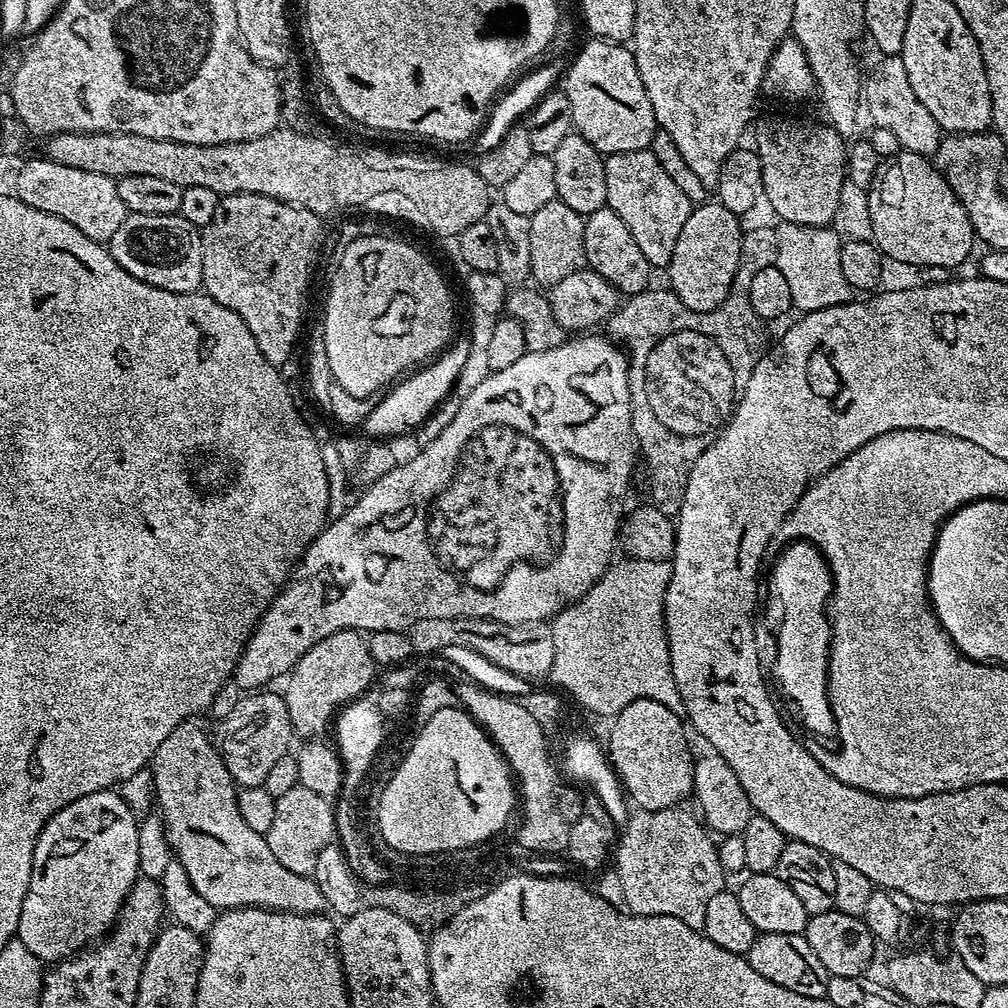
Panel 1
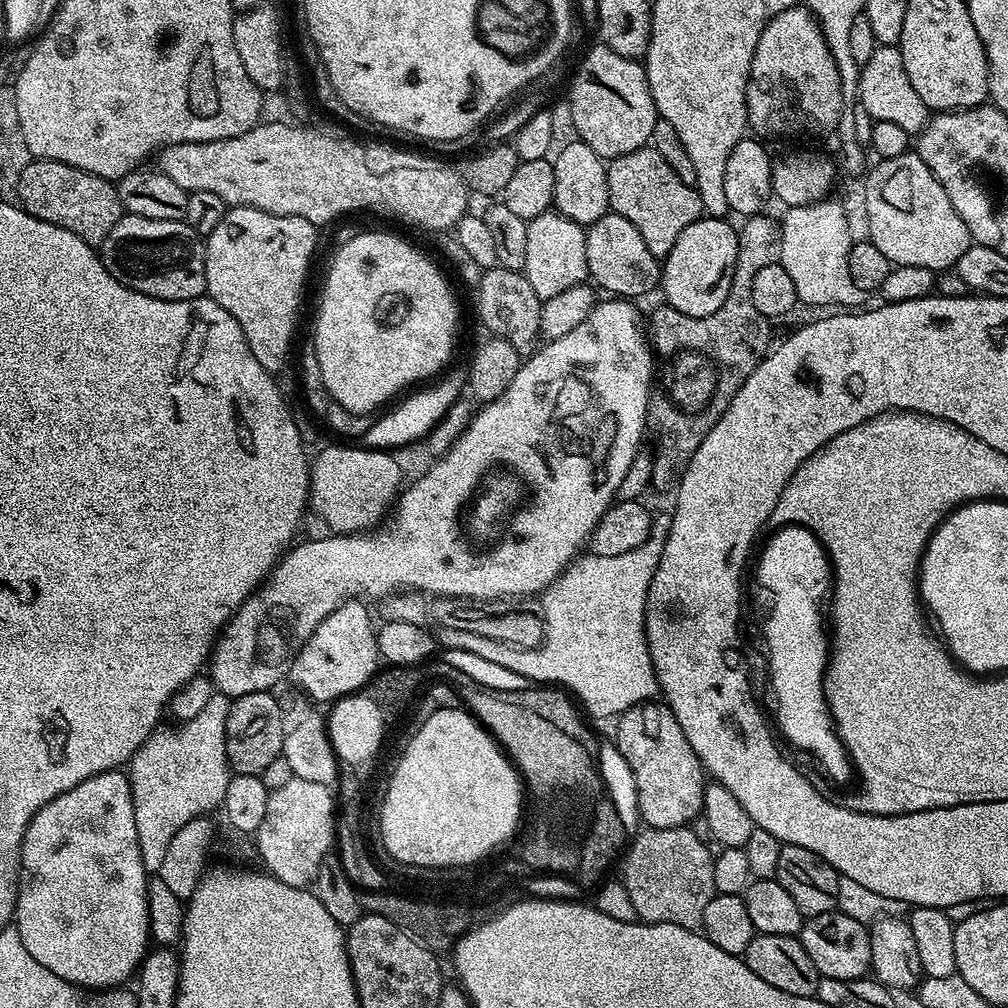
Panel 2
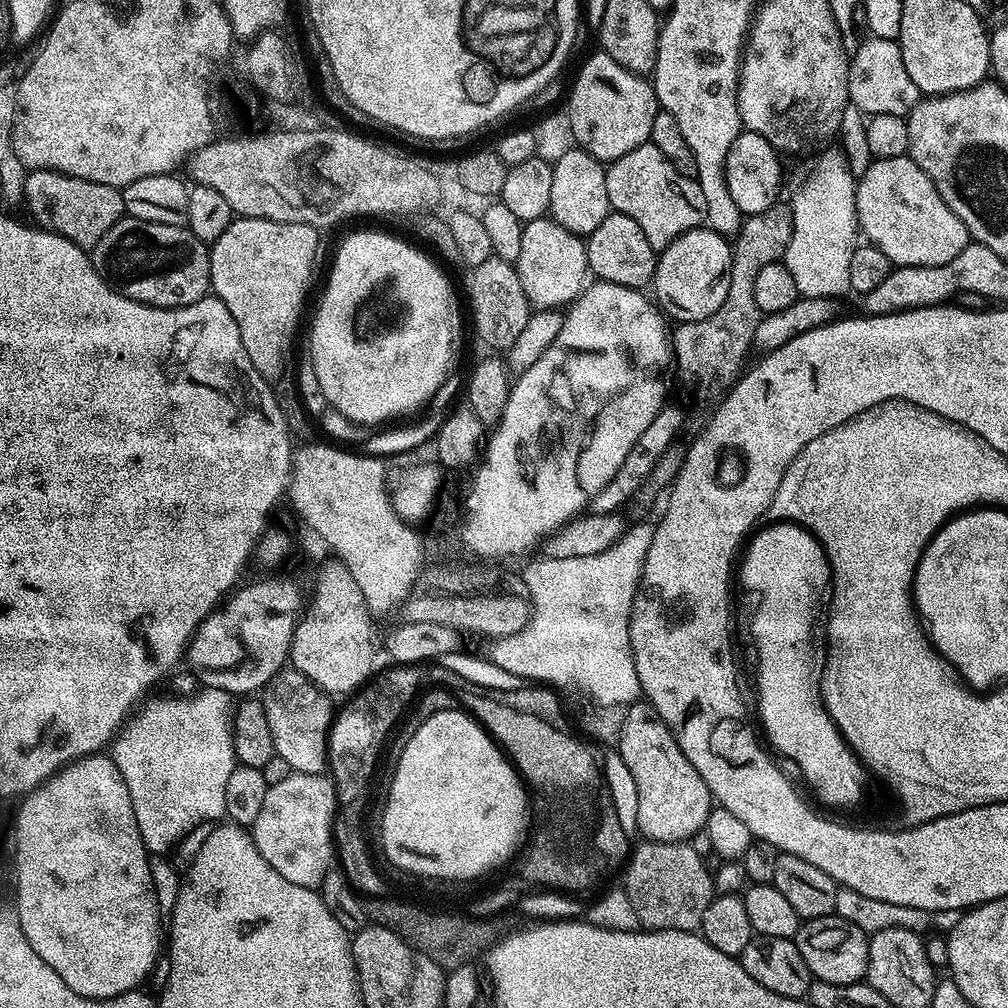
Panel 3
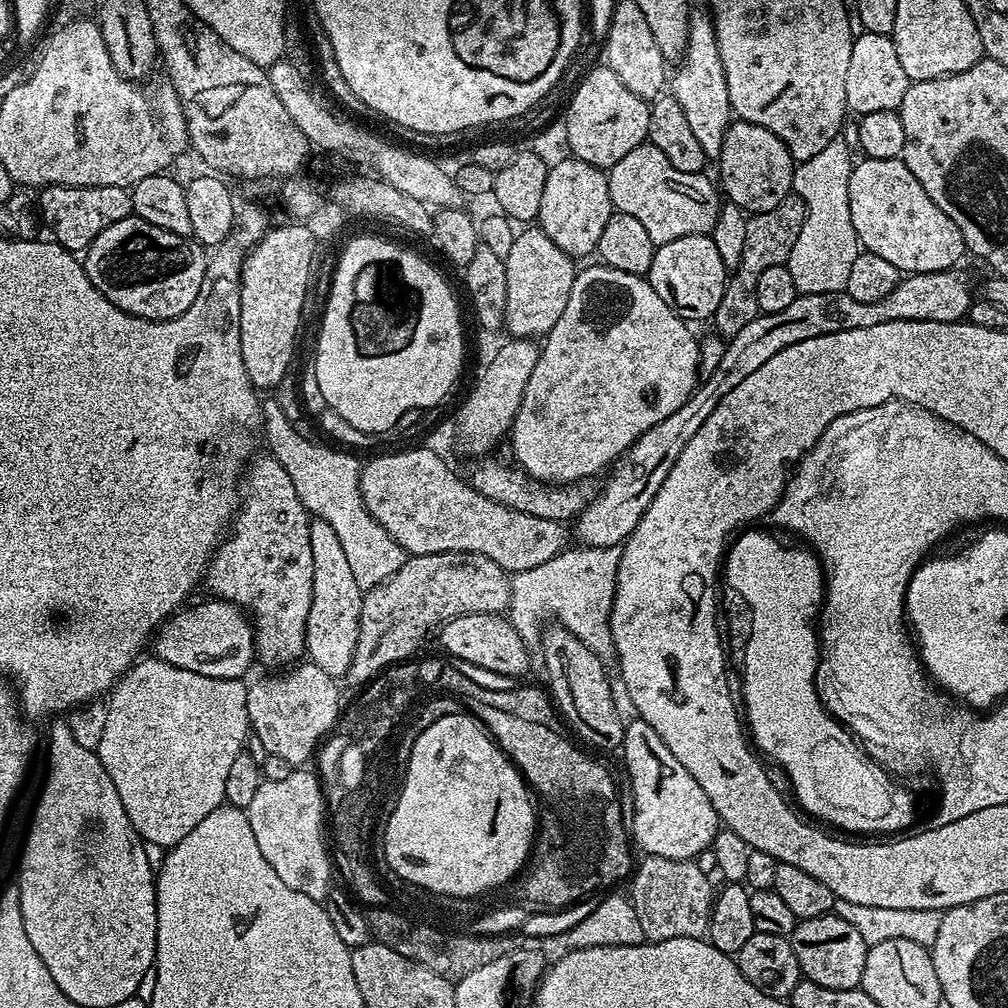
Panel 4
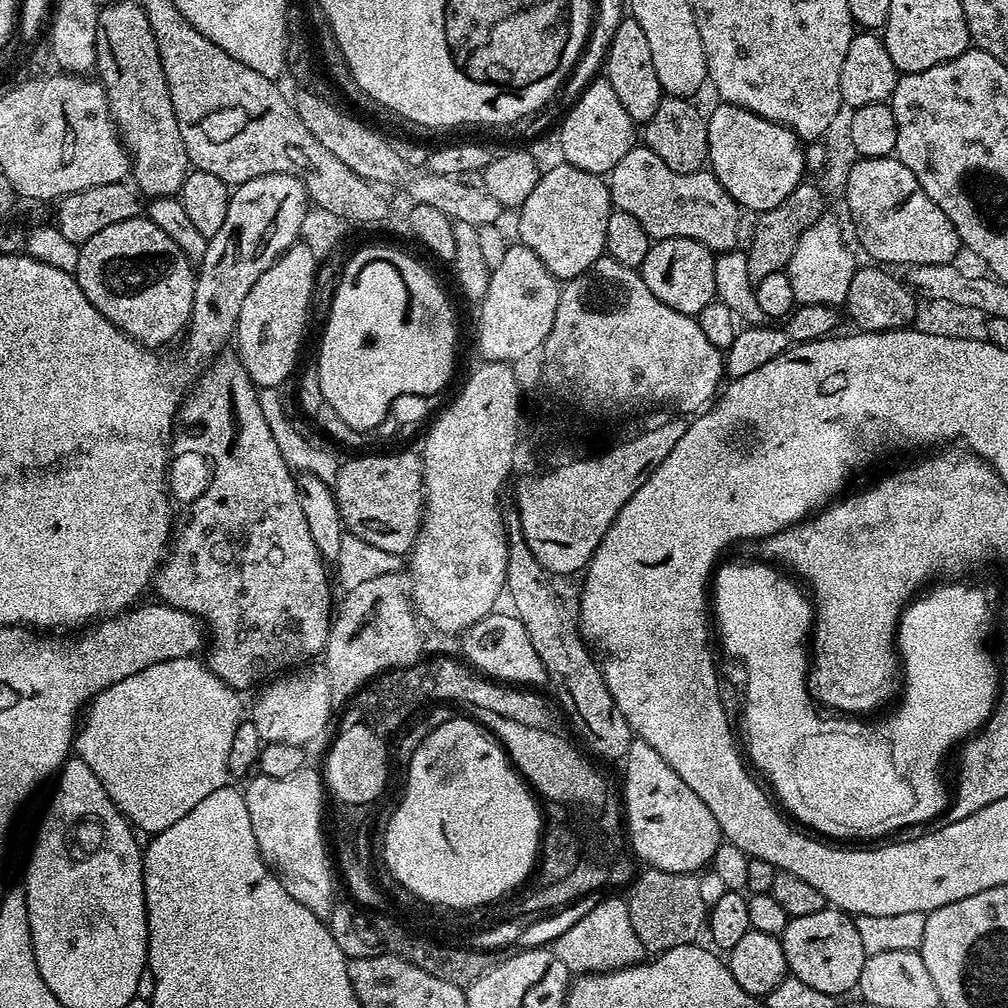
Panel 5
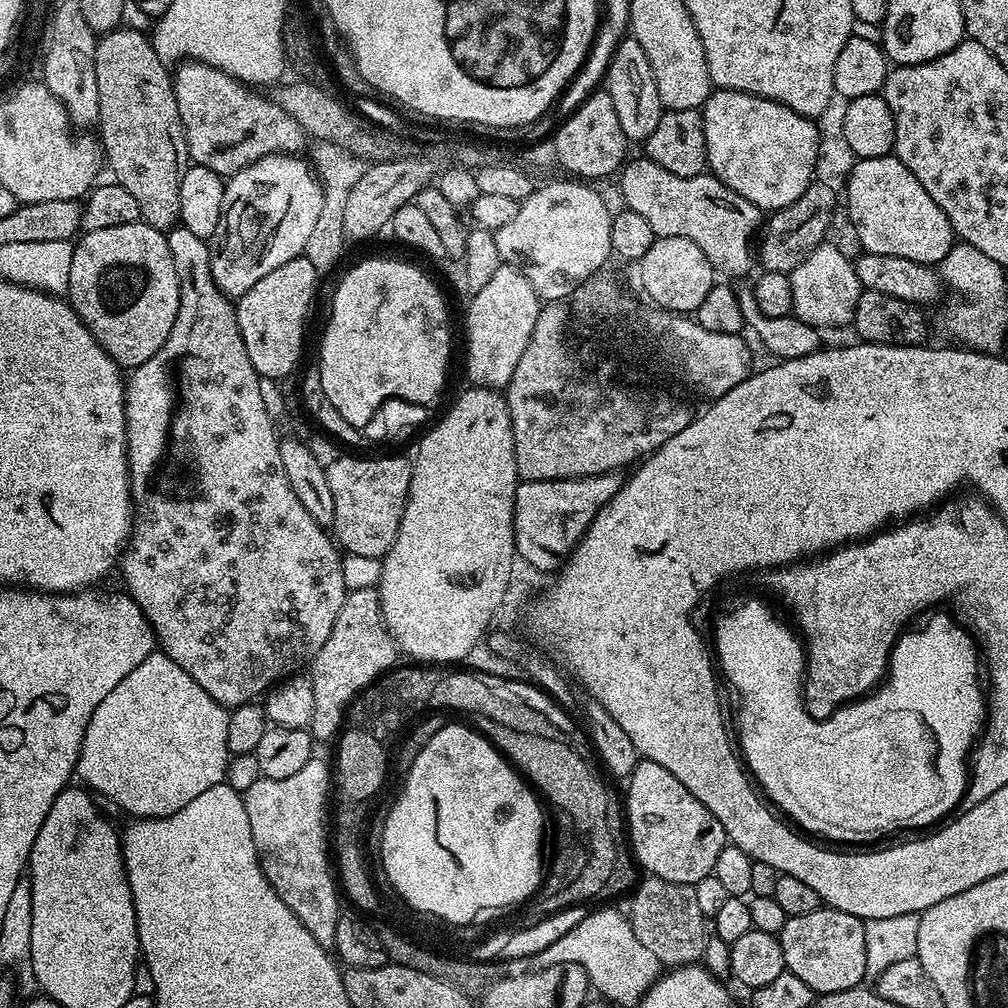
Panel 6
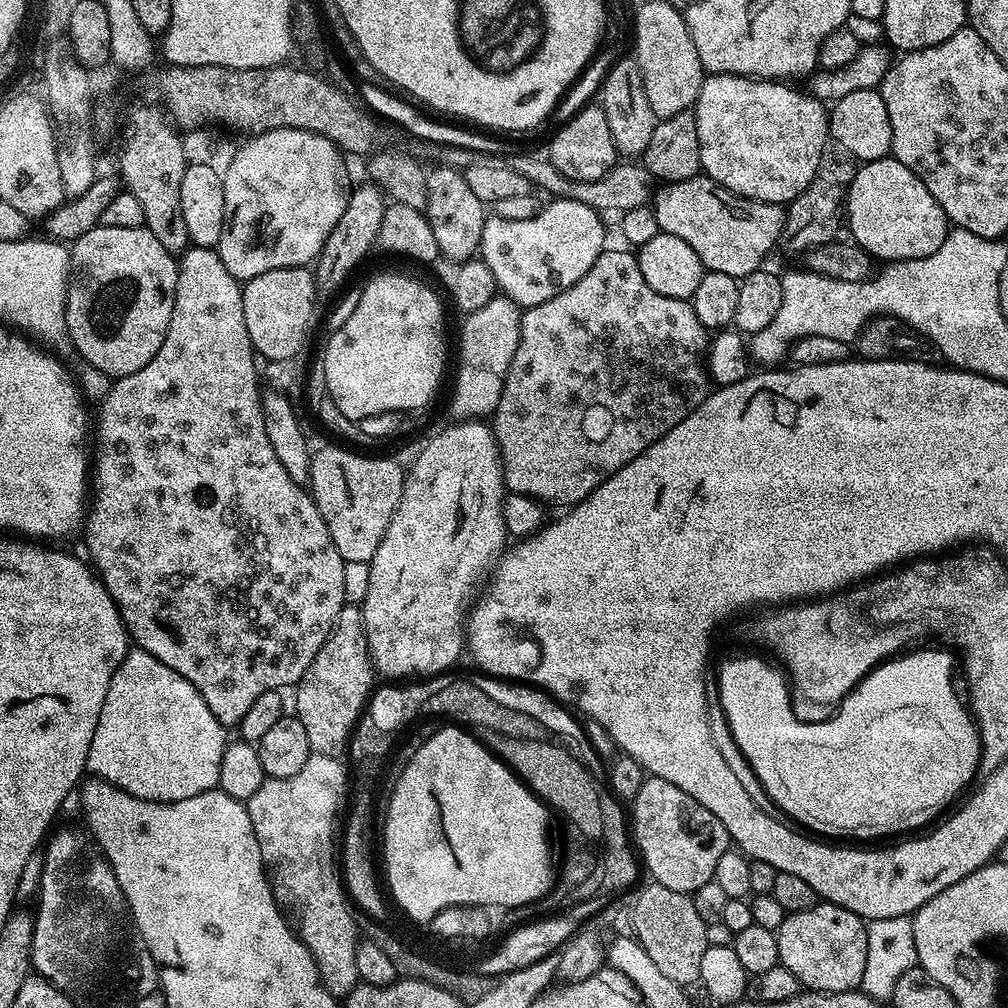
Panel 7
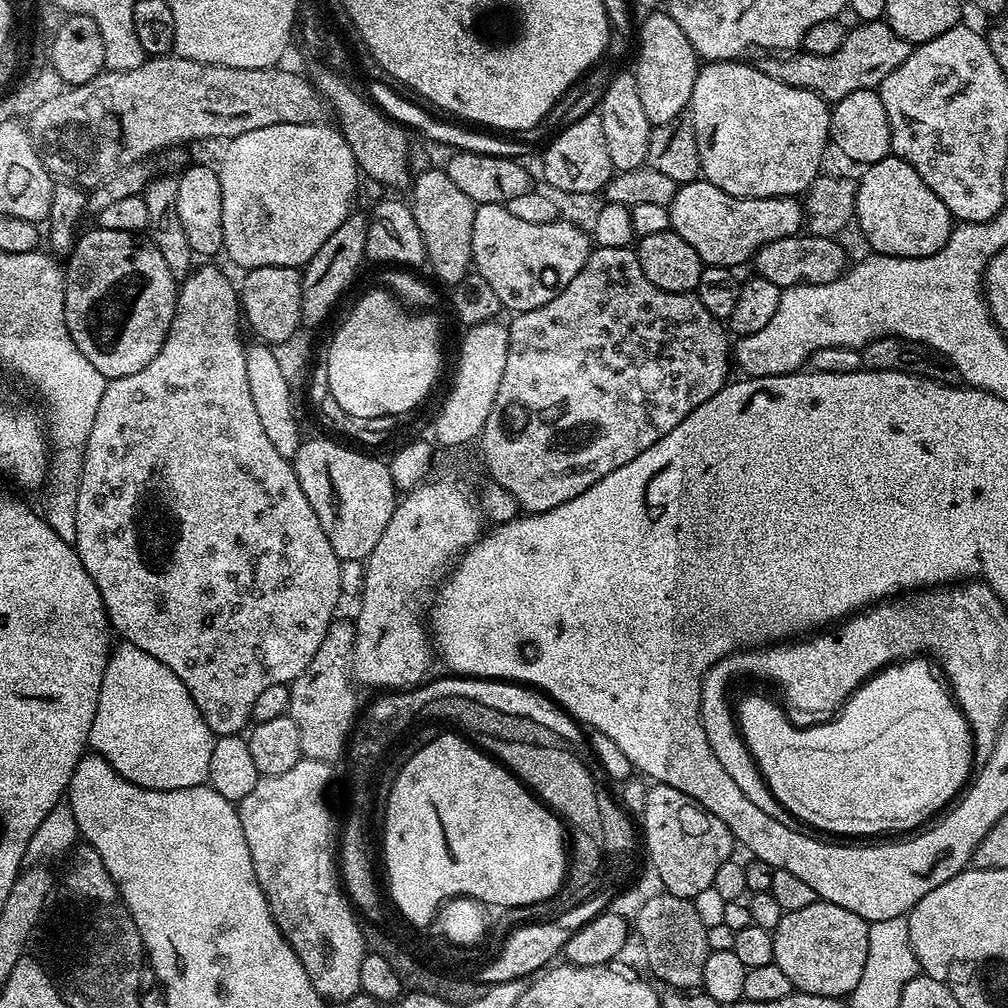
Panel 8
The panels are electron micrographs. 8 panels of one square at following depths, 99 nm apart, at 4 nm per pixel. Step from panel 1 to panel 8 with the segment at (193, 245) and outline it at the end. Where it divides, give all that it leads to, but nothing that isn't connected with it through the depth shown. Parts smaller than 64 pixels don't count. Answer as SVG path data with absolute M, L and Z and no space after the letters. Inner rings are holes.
M99 226L93 229L93 232L85 236L83 233L77 239L70 253L72 265L66 268L64 281L66 326L74 346L86 354L88 361L98 369L98 374L117 380L138 374L138 370L142 370L142 366L150 366L150 362L154 362L154 354L162 350L176 313L178 280L172 276L151 239L134 232L106 230Z

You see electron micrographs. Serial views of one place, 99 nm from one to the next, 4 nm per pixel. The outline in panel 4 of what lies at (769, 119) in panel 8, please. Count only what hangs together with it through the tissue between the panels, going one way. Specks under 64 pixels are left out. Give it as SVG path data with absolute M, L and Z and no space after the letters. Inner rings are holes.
M741 119L729 124L722 138L718 163L720 163L718 184L727 203L737 204L745 214L774 210L774 206L778 206L778 202L782 202L782 198L786 198L792 192L794 161L787 144L779 140L770 130L757 124Z

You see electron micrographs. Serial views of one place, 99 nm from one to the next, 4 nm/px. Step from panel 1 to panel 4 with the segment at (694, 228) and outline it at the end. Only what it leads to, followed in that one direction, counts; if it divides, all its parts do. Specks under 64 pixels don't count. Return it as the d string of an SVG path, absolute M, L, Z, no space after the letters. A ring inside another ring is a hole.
M705 234L674 238L674 242L659 245L646 279L650 286L654 286L654 294L658 294L666 306L673 308L685 322L693 322L704 320L707 316L708 319L715 317L729 275L729 268L718 255L718 246L714 246L711 235Z

